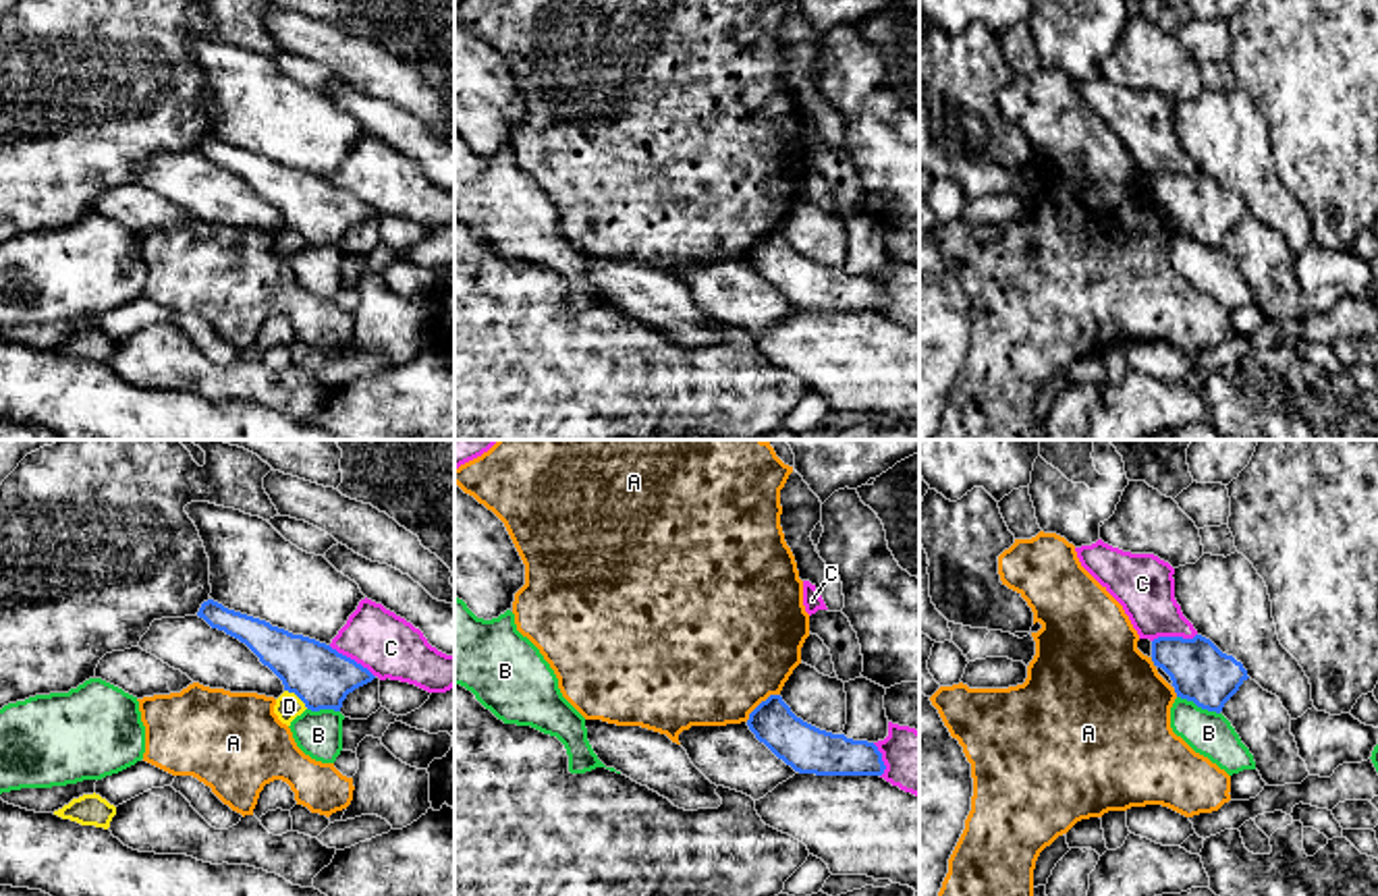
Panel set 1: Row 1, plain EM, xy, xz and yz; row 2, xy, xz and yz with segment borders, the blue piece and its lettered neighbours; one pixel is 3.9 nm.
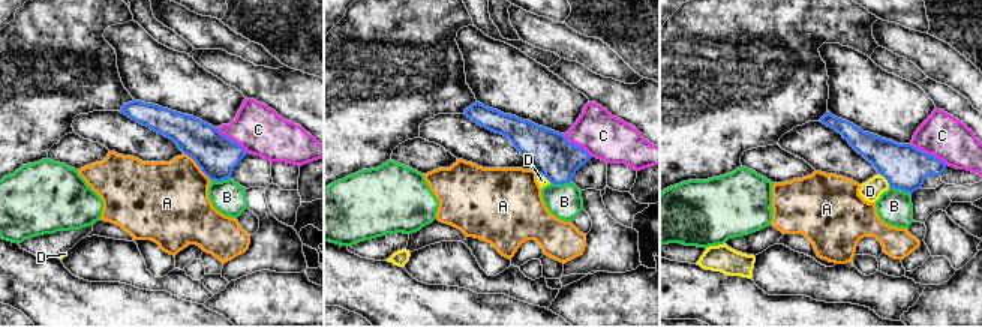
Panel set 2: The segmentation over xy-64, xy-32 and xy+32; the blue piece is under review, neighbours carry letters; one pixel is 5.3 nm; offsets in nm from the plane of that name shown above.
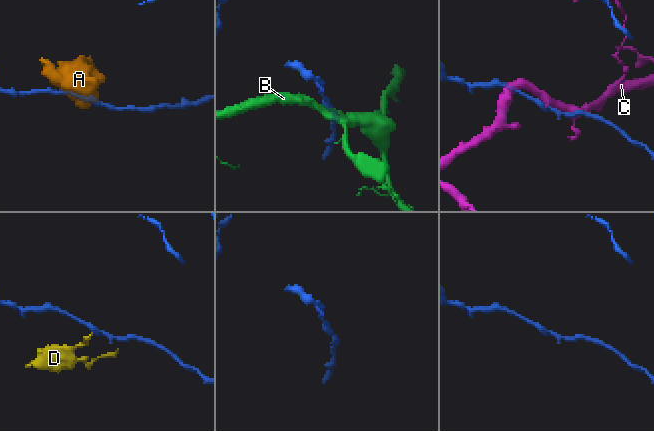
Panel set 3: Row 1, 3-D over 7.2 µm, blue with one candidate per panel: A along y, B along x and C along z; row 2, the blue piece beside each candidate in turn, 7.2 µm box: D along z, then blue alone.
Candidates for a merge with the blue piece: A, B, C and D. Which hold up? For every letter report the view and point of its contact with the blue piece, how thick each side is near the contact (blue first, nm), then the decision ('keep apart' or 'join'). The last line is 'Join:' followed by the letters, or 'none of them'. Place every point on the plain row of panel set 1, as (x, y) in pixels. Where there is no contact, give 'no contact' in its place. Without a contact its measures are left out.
A: meets blue in xz at (760, 239); 180 nm thick on the blue side, 500 nm on the other; keep apart
B: meets blue in yz at (1198, 241); 240 nm thick on the blue side, 170 nm on the other; keep apart
C: meets blue in xy at (349, 193); 240 nm thick on the blue side, 240 nm on the other; keep apart
D: meets blue in xy at (297, 231); 240 nm thick on the blue side, 100 nm on the other; keep apart
Join: none of them

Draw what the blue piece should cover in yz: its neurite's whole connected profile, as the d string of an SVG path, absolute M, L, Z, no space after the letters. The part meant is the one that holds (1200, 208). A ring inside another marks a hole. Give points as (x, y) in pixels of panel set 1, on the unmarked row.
M1202 170L1154 174L1152 197L1170 212L1177 232L1216 249L1249 214L1241 197Z

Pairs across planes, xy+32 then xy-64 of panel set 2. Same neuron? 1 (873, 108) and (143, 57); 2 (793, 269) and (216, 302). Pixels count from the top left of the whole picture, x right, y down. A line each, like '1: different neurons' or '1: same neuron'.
1: same neuron
2: different neurons

